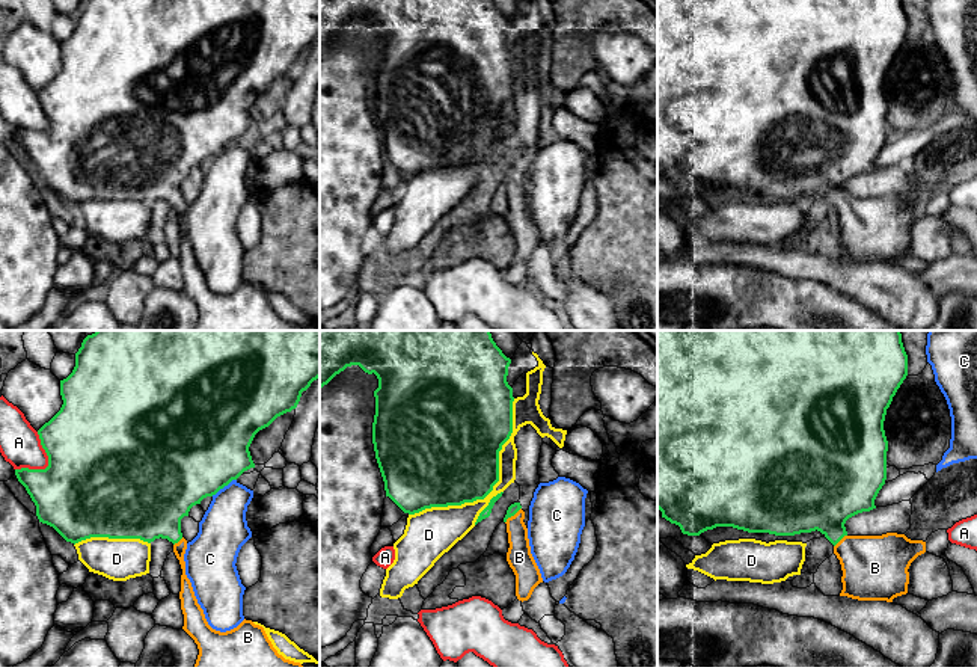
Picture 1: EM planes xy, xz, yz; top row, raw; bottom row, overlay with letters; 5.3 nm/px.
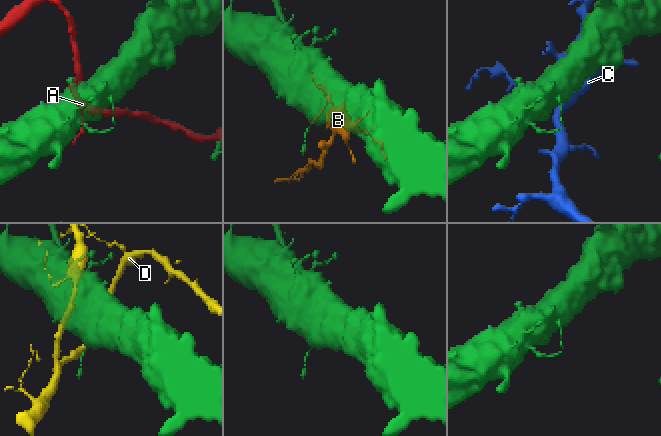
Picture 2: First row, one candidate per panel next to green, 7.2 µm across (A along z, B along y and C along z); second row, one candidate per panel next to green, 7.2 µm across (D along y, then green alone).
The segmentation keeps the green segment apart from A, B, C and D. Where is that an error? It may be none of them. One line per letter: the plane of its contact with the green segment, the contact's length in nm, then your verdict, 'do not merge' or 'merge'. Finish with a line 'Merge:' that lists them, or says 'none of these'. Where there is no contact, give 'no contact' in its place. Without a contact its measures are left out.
A: xy | 240 nm | do not merge
B: xz | 120 nm | merge
C: xy | 160 nm | do not merge
D: xz | 850 nm | do not merge
Merge: B

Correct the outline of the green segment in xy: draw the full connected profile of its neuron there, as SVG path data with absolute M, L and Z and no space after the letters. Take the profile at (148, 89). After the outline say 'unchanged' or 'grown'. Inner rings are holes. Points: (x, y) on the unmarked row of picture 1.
M84 0L75 15L72 35L60 42L60 57L63 62L60 72L38 92L41 107L48 118L48 128L45 131L15 131L15 137L35 164L39 184L53 189L66 204L75 207L90 199L109 199L140 201L151 205L161 199L173 205L173 214L182 231L179 254L184 276L182 291L194 302L199 311L194 330L303 330L300 324L285 321L279 317L264 290L255 287L252 282L244 281L237 290L226 294L216 293L208 287L191 244L185 237L184 216L187 202L181 195L181 181L188 178L190 171L201 166L204 160L216 157L244 133L255 130L249 113L255 97L268 89L277 78L296 71L302 54L318 39L320 0Z; grown

